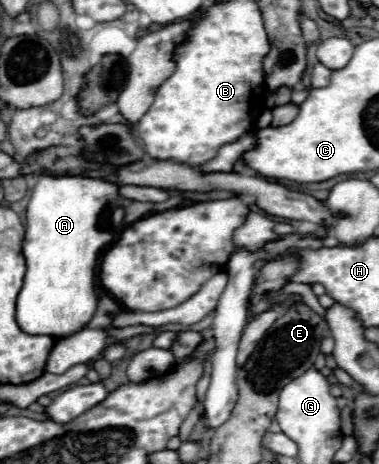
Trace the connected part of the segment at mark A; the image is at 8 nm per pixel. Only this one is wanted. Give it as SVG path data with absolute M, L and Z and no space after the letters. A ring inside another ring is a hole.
M39 175L27 207L27 233L23 241L23 255L27 261L27 271L23 277L23 287L17 295L17 325L27 335L49 335L55 339L67 339L93 319L97 311L95 295L95 271L97 259L103 249L113 241L117 229L123 225L123 209L119 205L119 185L89 179L89 177L53 177Z

